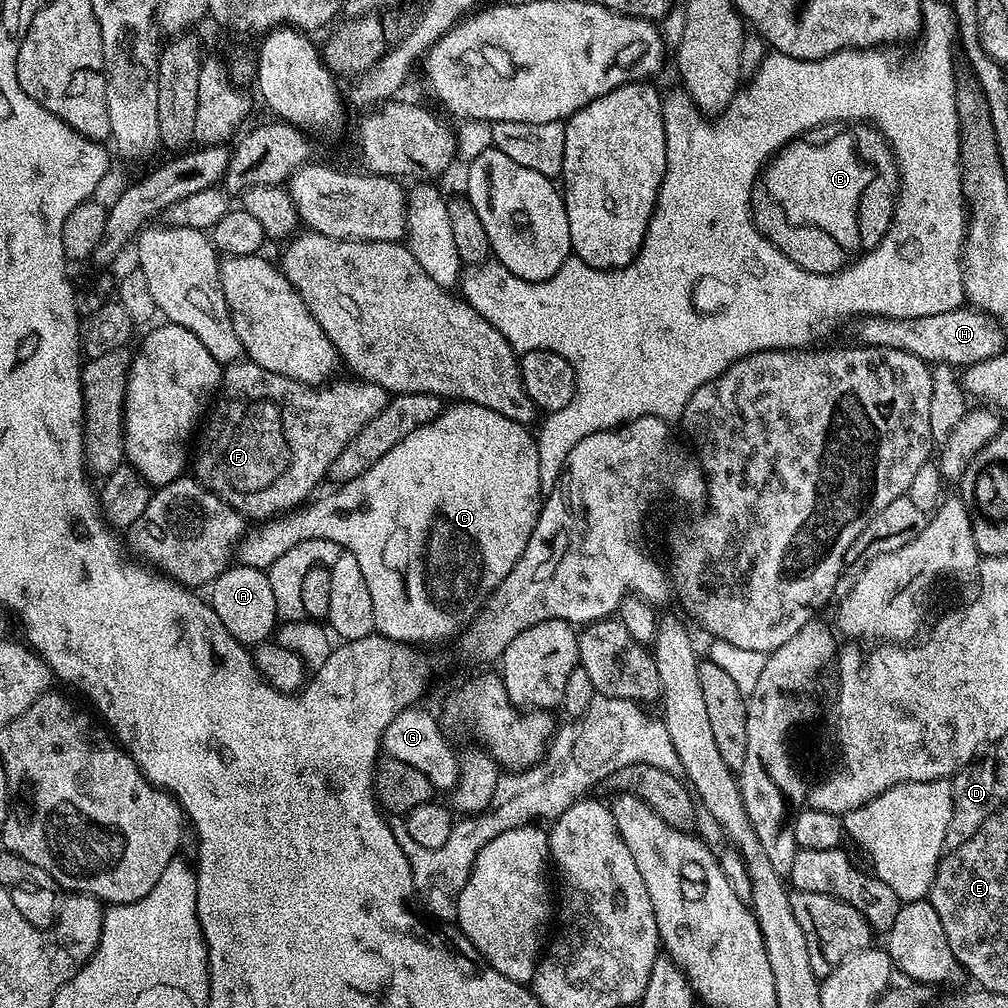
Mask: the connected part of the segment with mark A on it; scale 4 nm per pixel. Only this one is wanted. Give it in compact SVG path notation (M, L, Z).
M239 562L233 563L212 581L210 591L210 603L214 614L222 618L222 626L226 626L230 634L234 634L239 644L259 646L277 631L274 590L270 590L270 578L265 569L251 568Z

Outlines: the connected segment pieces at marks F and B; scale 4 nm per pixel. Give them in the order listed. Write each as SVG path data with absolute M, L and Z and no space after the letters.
M241 358L236 363L227 365L222 372L218 395L207 413L207 416L209 415L208 425L204 428L204 437L200 440L200 449L197 452L195 449L194 452L195 479L201 481L204 487L209 488L214 494L218 494L218 498L222 498L222 502L226 502L234 510L238 510L249 521L256 520L252 522L263 522L303 505L317 491L315 488L319 486L320 479L323 481L327 477L332 468L332 463L338 458L338 454L342 454L342 450L346 450L346 442L350 442L350 438L354 438L354 434L358 434L358 430L362 430L362 426L366 426L366 422L370 422L370 418L378 415L390 399L390 394L382 386L371 384L359 378L340 379L333 379L323 386L305 386L288 376L274 374L270 370L252 363L247 358Z
M843 130L821 144L789 142L767 161L762 183L785 212L791 224L820 227L830 234L845 253L858 254L856 198L868 180L868 172L856 164L850 140Z

